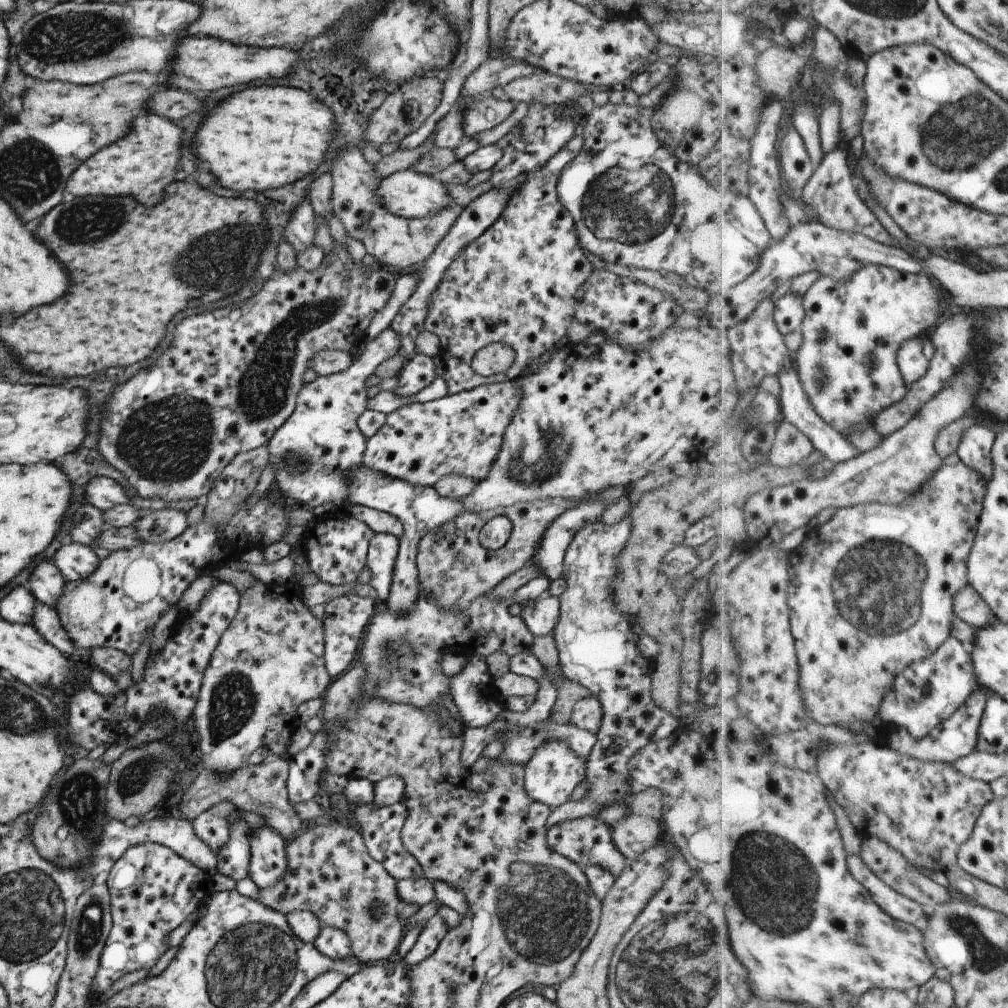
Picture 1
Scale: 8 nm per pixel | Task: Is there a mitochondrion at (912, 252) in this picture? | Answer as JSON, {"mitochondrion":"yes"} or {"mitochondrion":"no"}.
{"mitochondrion":"no"}

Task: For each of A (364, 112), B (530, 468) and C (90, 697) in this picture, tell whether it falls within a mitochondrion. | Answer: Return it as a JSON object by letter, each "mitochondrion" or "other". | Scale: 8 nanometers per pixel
{"A":"other","B":"mitochondrion","C":"other"}

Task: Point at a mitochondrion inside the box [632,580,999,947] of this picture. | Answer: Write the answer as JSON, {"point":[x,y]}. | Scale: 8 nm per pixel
{"point":[775,885]}

